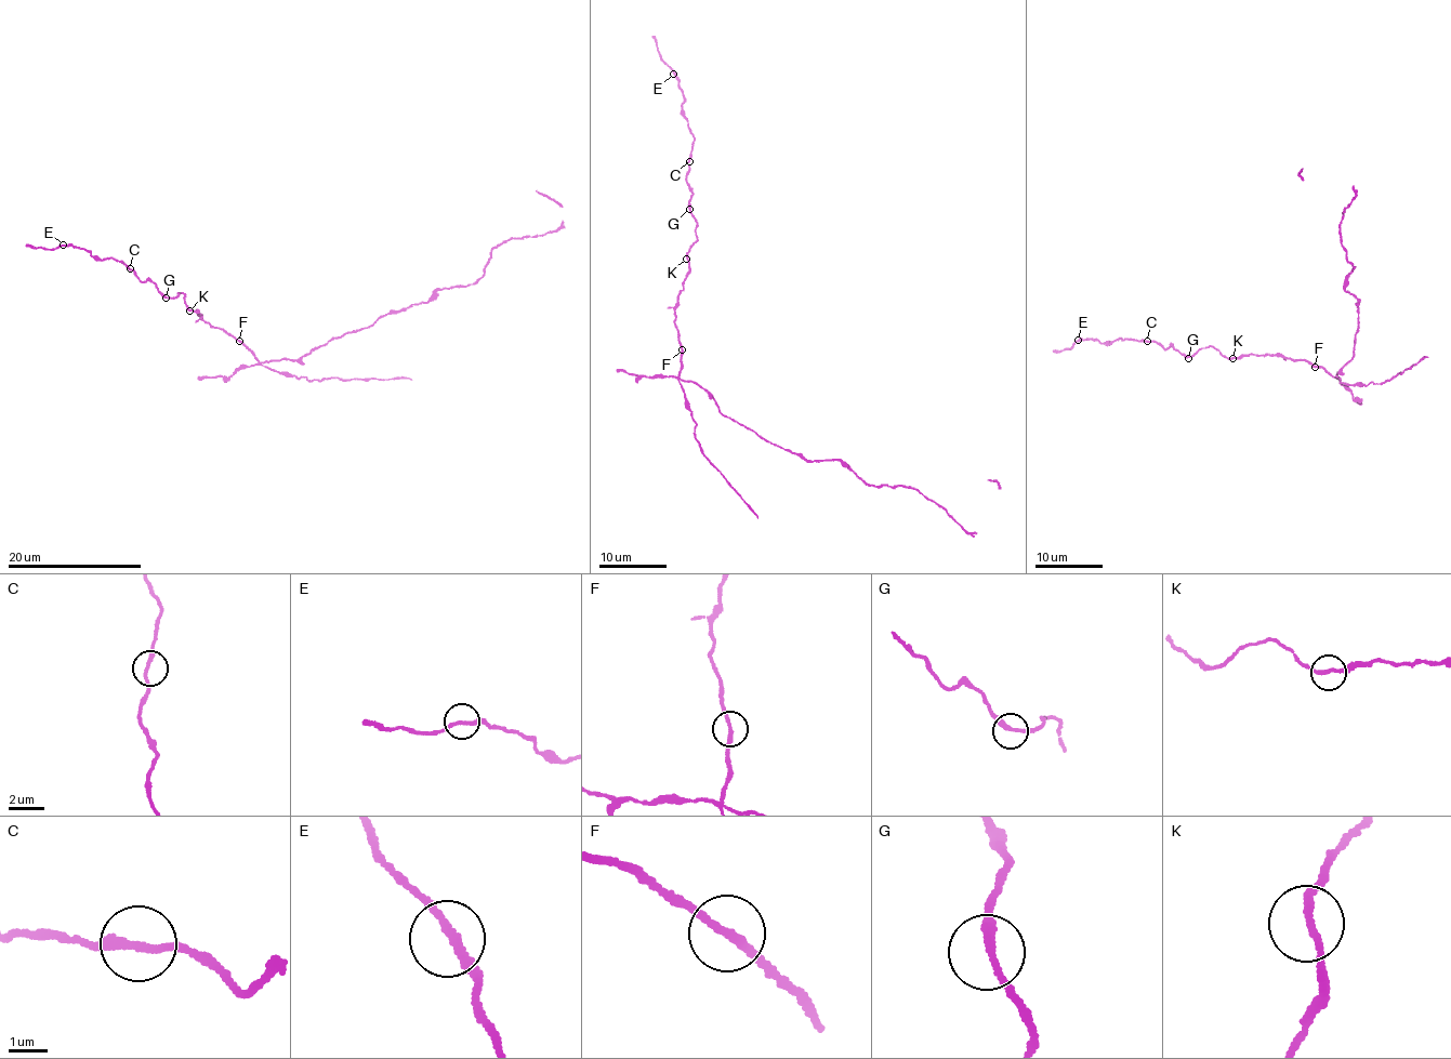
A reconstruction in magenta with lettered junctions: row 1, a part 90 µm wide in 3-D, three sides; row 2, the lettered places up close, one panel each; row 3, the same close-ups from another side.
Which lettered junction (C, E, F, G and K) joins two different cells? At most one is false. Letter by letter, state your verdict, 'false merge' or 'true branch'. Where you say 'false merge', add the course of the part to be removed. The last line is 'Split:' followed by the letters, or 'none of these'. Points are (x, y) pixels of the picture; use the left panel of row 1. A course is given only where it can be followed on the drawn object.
C: true branch
E: true branch
F: false merge
G: true branch
K: true branch
Split: F

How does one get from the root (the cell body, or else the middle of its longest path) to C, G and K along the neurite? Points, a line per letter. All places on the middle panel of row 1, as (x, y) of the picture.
C: (689, 381), (680, 375), (674, 308), (697, 239), (686, 177), (689, 161)
G: (689, 381), (680, 375), (682, 346), (674, 312), (688, 269), (688, 250), (697, 239), (697, 223), (689, 209)
K: (689, 381), (684, 381), (680, 375), (682, 346), (674, 312), (688, 269), (686, 259)

